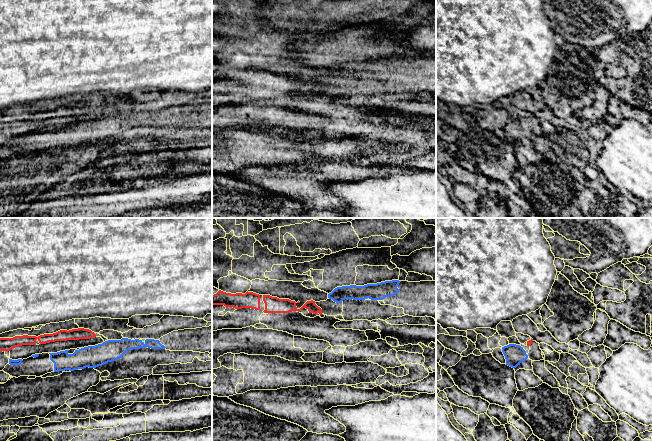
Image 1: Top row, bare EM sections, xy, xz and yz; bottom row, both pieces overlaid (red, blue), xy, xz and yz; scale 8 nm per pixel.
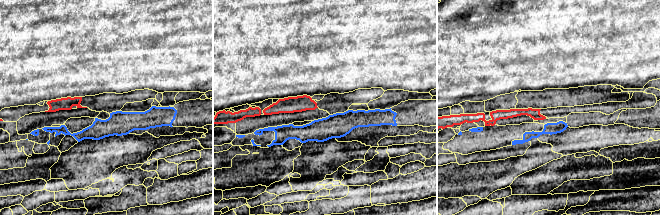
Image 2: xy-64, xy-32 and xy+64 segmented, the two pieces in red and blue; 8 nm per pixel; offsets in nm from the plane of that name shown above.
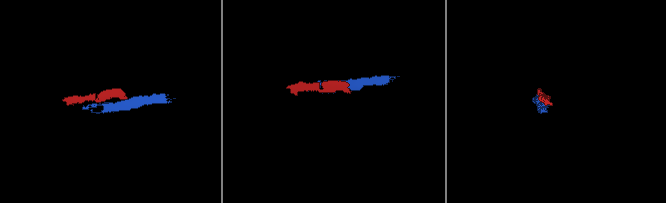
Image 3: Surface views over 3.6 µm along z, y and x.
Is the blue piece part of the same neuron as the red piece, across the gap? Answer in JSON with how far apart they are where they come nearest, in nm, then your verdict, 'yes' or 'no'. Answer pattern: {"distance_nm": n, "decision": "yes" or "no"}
{"distance_nm": 40, "decision": "no"}

